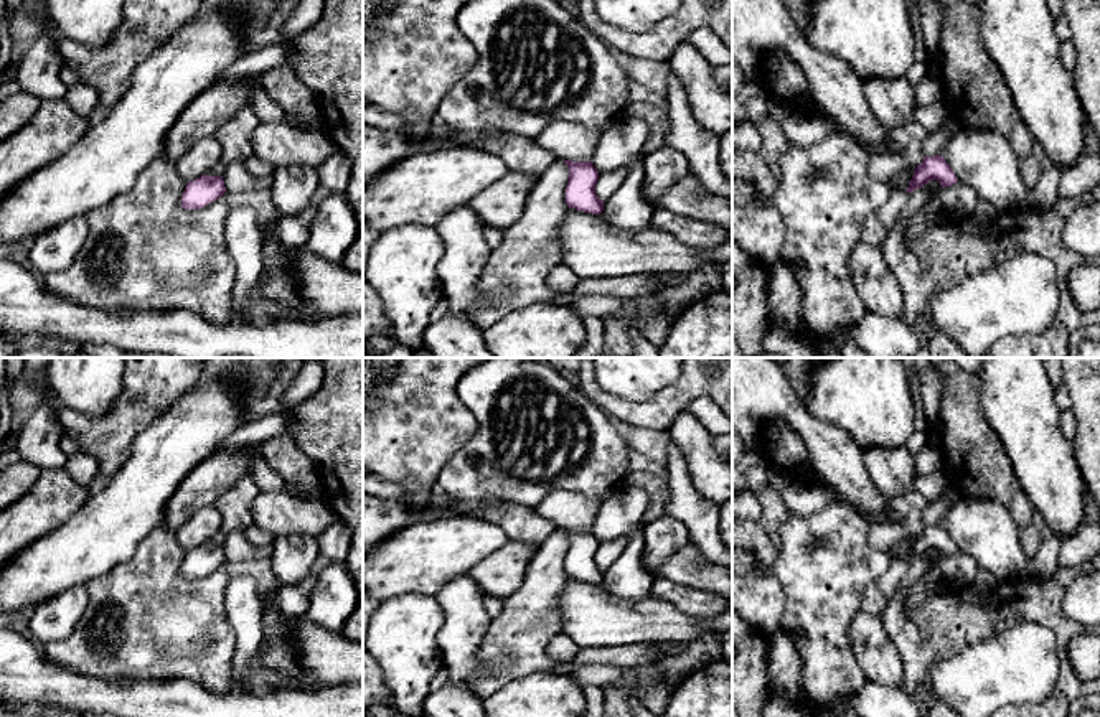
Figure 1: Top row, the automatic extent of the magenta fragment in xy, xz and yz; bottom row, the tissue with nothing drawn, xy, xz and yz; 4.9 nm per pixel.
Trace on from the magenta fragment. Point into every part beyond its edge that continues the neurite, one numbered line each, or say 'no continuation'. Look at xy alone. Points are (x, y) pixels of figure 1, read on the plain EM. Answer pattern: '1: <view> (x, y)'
no continuation

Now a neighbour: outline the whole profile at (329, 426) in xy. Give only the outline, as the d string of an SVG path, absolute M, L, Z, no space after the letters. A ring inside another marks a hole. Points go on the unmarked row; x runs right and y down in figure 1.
M363 358L317 359L323 366L322 386L292 409L290 435L320 471L320 498L351 531L345 565L356 583L358 603L341 633L351 641L363 641Z

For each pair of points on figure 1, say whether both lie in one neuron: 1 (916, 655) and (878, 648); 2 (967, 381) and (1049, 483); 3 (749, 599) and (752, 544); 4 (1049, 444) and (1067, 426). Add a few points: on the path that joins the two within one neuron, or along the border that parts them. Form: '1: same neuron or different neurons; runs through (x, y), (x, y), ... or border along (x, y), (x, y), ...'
1: different neurons; border along (879, 617), (888, 638), (901, 658), (902, 684)
2: different neurons; border along (975, 374), (978, 381), (978, 406), (995, 431)
3: same neuron; runs through (759, 585), (759, 557)
4: different neurons; border along (1059, 411), (1059, 429), (1071, 442)

